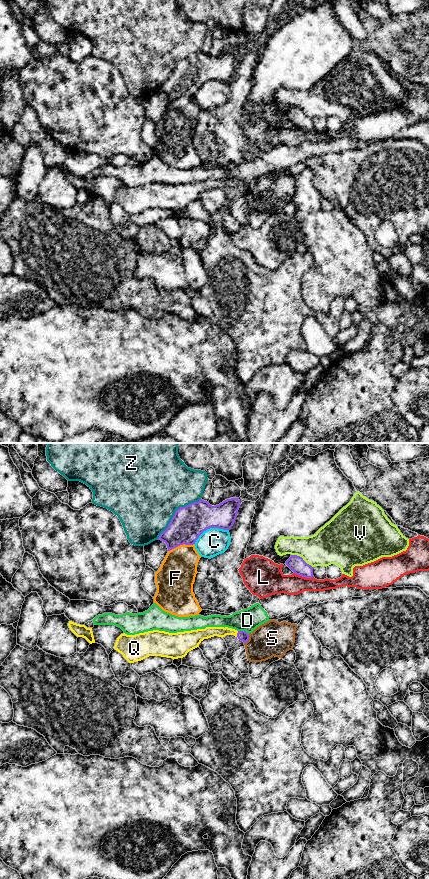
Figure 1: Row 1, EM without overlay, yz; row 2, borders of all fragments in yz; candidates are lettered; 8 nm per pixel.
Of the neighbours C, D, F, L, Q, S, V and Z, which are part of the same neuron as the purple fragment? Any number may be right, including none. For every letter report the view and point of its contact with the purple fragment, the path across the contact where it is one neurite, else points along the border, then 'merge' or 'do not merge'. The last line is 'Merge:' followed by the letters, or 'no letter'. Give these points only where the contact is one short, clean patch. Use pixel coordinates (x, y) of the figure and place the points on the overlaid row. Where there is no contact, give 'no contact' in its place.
C: contact yz (209, 528); do not merge
D: contact yz (243, 631); do not merge
F: contact yz (180, 544); do not merge
L: contact yz (304, 576); do not merge
Q: contact yz (237, 634); do not merge
S: contact yz (248, 639); border yz (249, 634), (249, 638), (244, 643); do not merge
V: contact yz (302, 558); do not merge
Z: contact yz (175, 513); do not merge
Merge: no letter

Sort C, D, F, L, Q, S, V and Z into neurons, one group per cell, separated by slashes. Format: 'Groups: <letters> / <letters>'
Groups: C / D / F / L / Q / S / V / Z

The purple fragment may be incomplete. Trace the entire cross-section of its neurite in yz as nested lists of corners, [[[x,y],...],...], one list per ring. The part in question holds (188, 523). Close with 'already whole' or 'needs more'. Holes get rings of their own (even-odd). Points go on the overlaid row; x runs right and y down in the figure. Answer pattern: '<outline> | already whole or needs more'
[[[231,498],[212,506],[200,499],[176,510],[168,527],[157,540],[167,544],[168,551],[180,545],[193,545],[210,528],[230,530],[240,508],[239,498]]] | already whole

